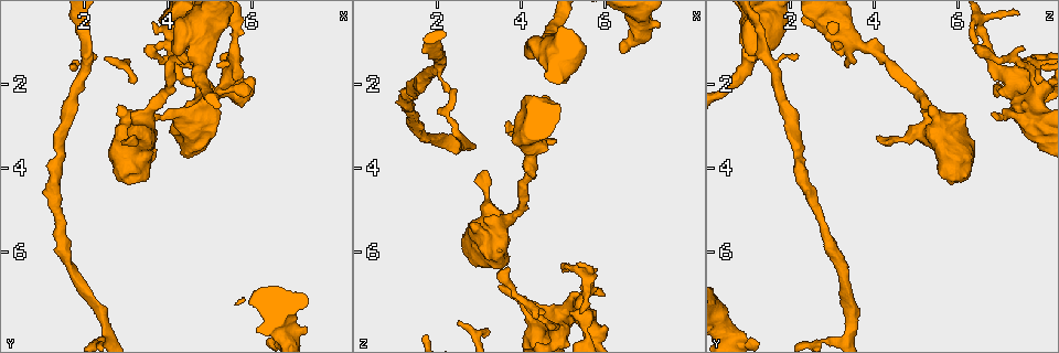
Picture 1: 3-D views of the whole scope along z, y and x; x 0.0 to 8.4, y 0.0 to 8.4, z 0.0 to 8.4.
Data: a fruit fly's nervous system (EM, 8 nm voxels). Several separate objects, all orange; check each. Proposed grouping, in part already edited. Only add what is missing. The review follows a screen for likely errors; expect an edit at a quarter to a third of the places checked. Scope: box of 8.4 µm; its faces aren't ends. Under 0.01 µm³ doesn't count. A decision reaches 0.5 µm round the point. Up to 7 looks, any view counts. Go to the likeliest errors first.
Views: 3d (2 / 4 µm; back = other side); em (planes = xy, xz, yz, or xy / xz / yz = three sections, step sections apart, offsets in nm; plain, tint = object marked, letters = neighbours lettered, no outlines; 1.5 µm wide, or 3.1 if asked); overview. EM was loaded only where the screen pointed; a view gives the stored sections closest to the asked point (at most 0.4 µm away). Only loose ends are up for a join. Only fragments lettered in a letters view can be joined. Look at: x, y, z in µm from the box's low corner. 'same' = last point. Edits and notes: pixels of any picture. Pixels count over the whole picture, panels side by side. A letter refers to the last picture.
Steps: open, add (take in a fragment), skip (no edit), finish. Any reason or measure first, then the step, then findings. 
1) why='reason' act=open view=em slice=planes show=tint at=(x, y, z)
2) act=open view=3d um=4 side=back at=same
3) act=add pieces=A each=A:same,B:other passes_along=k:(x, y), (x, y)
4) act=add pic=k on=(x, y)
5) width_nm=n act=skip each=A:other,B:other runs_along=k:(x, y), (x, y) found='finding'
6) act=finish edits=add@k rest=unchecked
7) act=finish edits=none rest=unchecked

why='branch stops here' act=open view=3d um=2 at=(3.10, 3.30, 4.10)

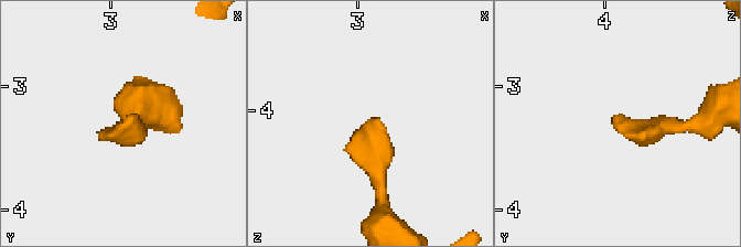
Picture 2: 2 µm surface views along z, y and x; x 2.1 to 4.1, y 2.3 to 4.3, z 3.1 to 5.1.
why='need the tissue' act=open view=em slice=yz step=4 show=letters at=(3.16, 3.24, 4.06)

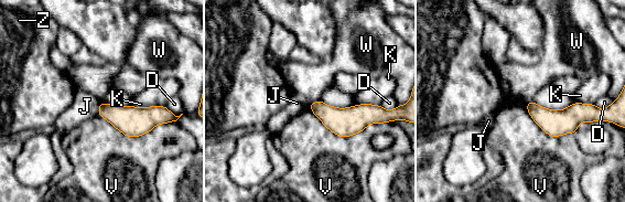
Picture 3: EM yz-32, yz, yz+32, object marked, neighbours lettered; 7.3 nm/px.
longest_contact=V:550nm act=skip each=D:other,J:other,K:other,V:other,W:other,Z:other border=3:(100, 103), (97, 113) found='no lettered fragment goes on from it'

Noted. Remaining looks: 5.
why='an open end' act=open view=em slice=xy step=8 show=letters at=(4.80, 1.50, 3.30)

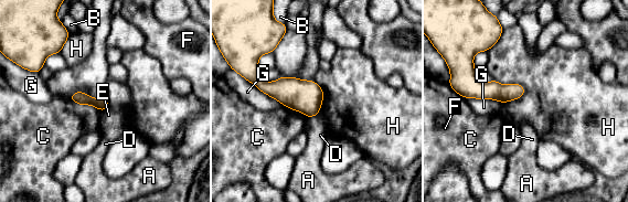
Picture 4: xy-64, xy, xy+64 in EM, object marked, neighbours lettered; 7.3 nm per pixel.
act=skip each=A:other,B:other,C:other,D:other,E:other,F:other,G:other,H:other runs_along=4:(521, 89), (466, 91) found='none of them fits'

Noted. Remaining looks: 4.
why='an open end' act=open view=em slice=xy step=8 show=letters at=(2.30, 1.35, 2.15)

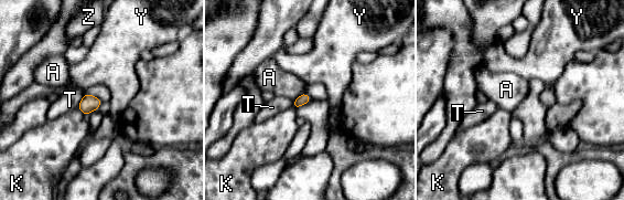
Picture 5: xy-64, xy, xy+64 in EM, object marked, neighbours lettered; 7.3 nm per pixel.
act=open view=em slice=planes show=letters at=same

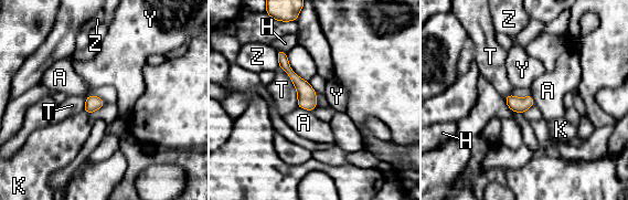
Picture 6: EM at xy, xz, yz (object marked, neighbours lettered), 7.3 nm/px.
width_nm=110 act=skip each=A:other,H:other,K:other,T:other,Y:other,Z:other border=6:(297, 105), (311, 112) found='none of them fits'

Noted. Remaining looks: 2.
act=finish edits=none rest=unchecked

